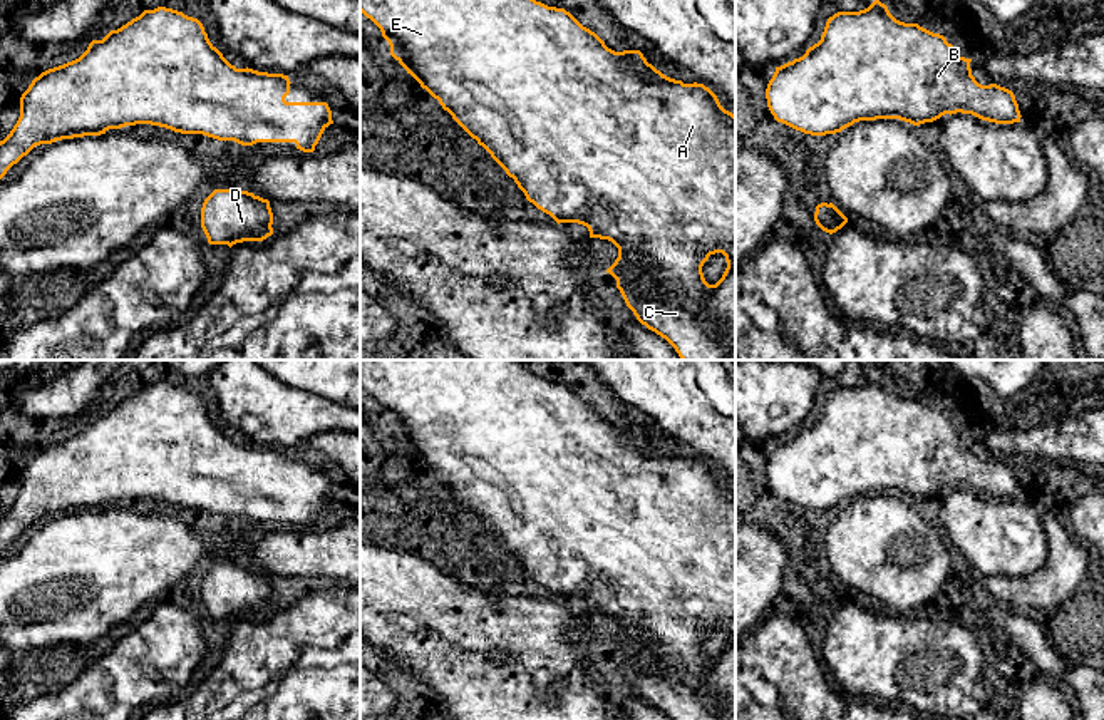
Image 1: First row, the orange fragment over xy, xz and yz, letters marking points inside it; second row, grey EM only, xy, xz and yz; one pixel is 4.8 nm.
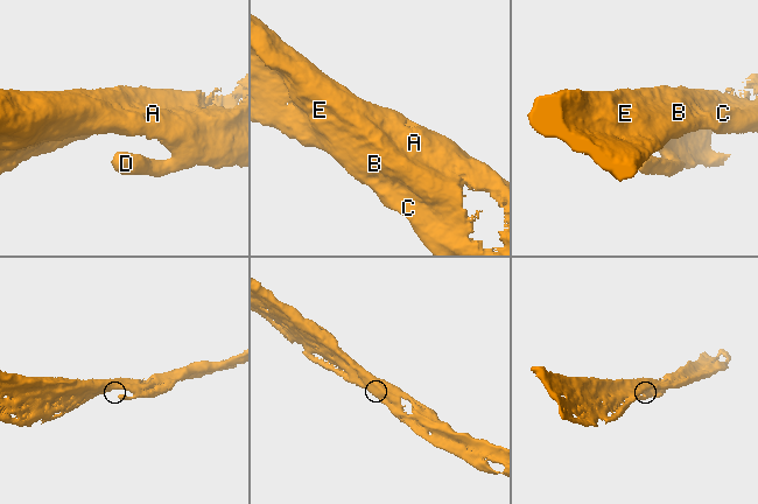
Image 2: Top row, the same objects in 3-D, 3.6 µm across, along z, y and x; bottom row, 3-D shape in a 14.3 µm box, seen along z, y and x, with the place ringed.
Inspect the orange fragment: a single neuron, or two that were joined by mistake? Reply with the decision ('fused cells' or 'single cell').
fused cells

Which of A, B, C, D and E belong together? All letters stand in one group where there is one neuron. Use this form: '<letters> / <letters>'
A B C E / D

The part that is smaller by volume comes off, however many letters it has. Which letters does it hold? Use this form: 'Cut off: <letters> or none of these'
Cut off: D

